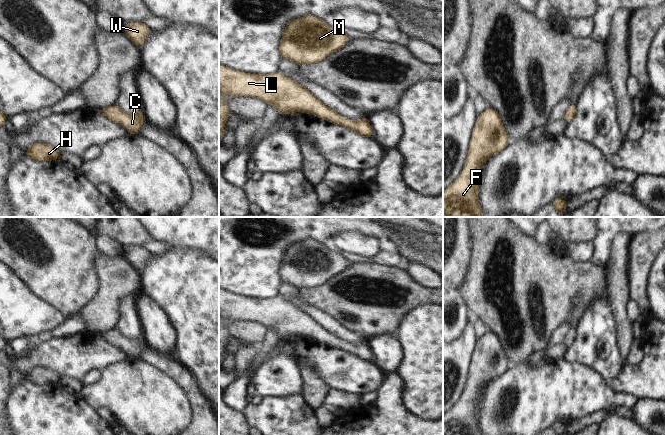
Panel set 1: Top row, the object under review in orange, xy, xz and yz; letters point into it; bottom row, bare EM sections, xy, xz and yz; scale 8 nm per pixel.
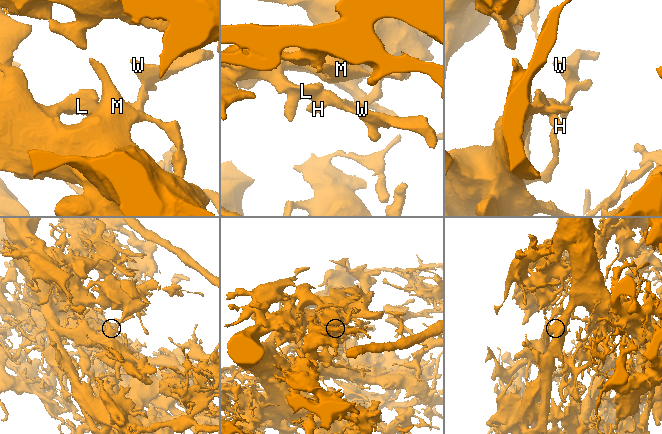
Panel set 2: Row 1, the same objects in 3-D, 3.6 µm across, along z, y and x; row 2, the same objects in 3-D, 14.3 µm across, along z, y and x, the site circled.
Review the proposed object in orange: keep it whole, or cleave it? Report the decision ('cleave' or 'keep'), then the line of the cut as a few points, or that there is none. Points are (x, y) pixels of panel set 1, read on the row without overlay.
keep | no cut

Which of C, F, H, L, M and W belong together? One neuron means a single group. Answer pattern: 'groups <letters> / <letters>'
groups C F H L M W

